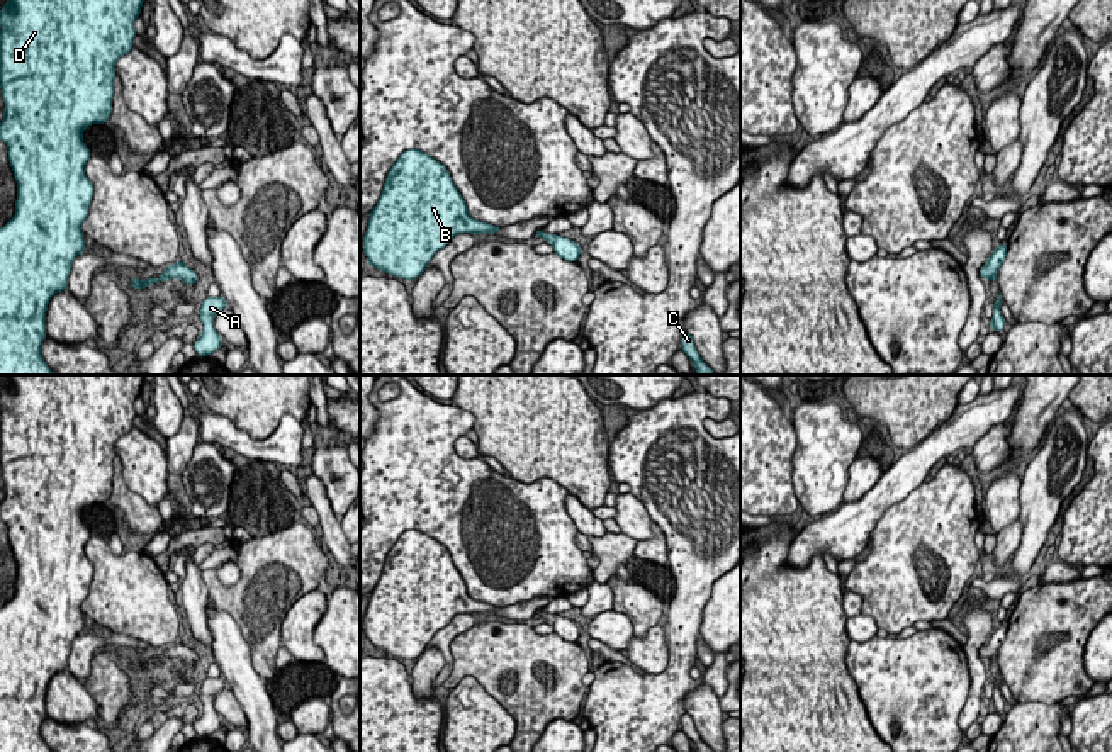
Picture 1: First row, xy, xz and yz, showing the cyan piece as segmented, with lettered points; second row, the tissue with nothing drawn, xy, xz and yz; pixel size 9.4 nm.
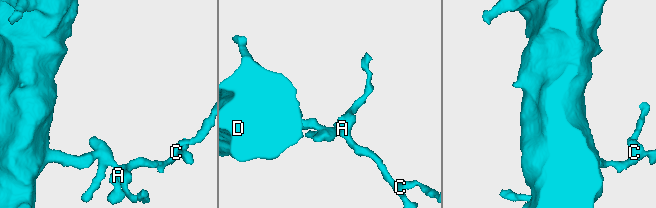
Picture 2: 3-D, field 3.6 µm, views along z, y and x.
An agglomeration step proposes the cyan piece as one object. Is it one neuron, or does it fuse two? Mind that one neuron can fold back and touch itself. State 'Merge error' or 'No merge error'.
No merge error

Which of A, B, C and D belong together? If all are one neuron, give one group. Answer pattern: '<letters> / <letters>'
A B C D

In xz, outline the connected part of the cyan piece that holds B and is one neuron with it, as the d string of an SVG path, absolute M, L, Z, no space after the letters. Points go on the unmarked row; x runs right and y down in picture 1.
M406 530L370 592L363 633L372 647L416 660L455 615L496 615L499 609L469 596L445 545L419 530Z

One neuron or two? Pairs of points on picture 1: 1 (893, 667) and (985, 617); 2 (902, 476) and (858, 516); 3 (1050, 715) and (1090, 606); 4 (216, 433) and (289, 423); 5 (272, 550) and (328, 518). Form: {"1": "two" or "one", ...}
{"1": "two", "2": "one", "3": "two", "4": "one", "5": "two"}

